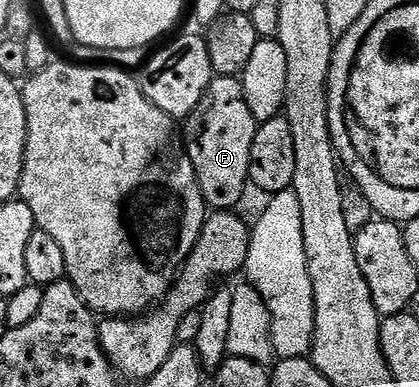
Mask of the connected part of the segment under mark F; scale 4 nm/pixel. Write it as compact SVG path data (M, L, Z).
M231 76L214 79L185 127L192 136L187 154L197 165L204 201L215 210L234 209L243 191L249 188L252 144L258 128L243 96L242 83Z

